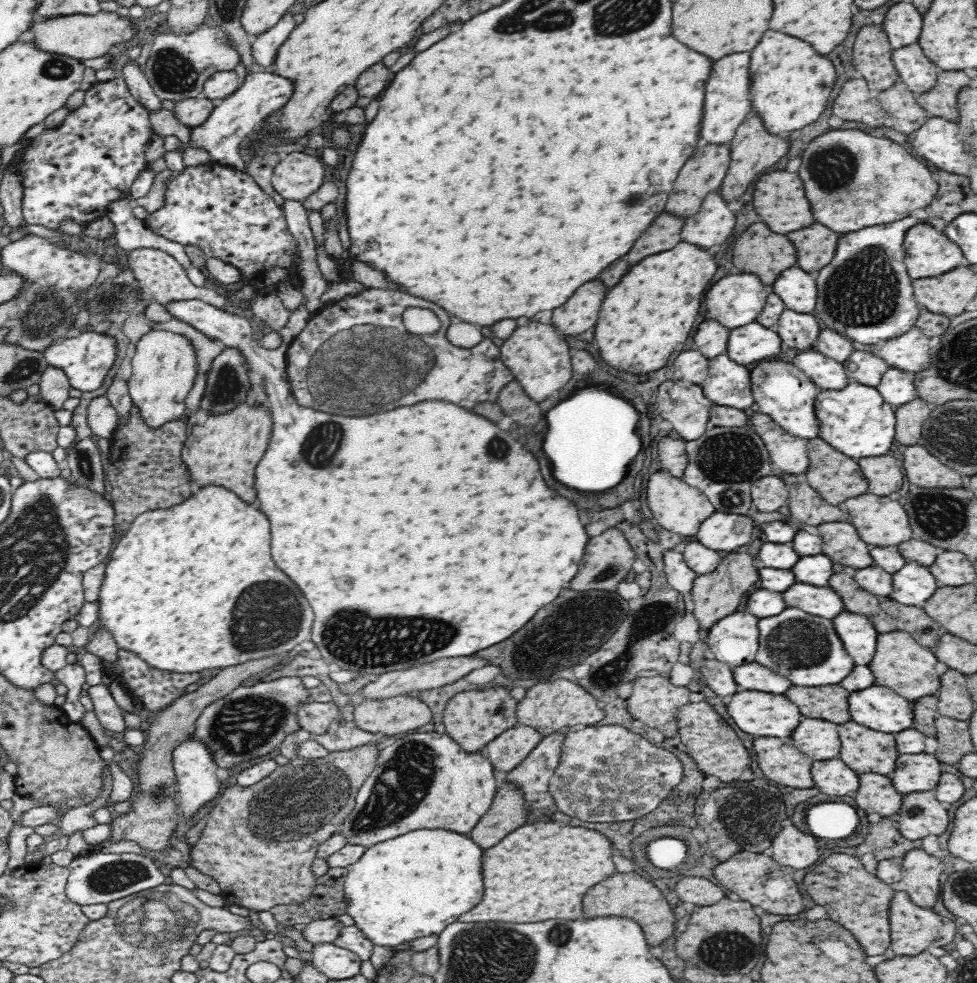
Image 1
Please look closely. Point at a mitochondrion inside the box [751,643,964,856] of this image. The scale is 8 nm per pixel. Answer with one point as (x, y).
(914, 811)

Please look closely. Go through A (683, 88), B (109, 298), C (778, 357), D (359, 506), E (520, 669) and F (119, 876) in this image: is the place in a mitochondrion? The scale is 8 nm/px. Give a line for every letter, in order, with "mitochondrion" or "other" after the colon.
A: other
B: mitochondrion
C: other
D: other
E: mitochondrion
F: mitochondrion

